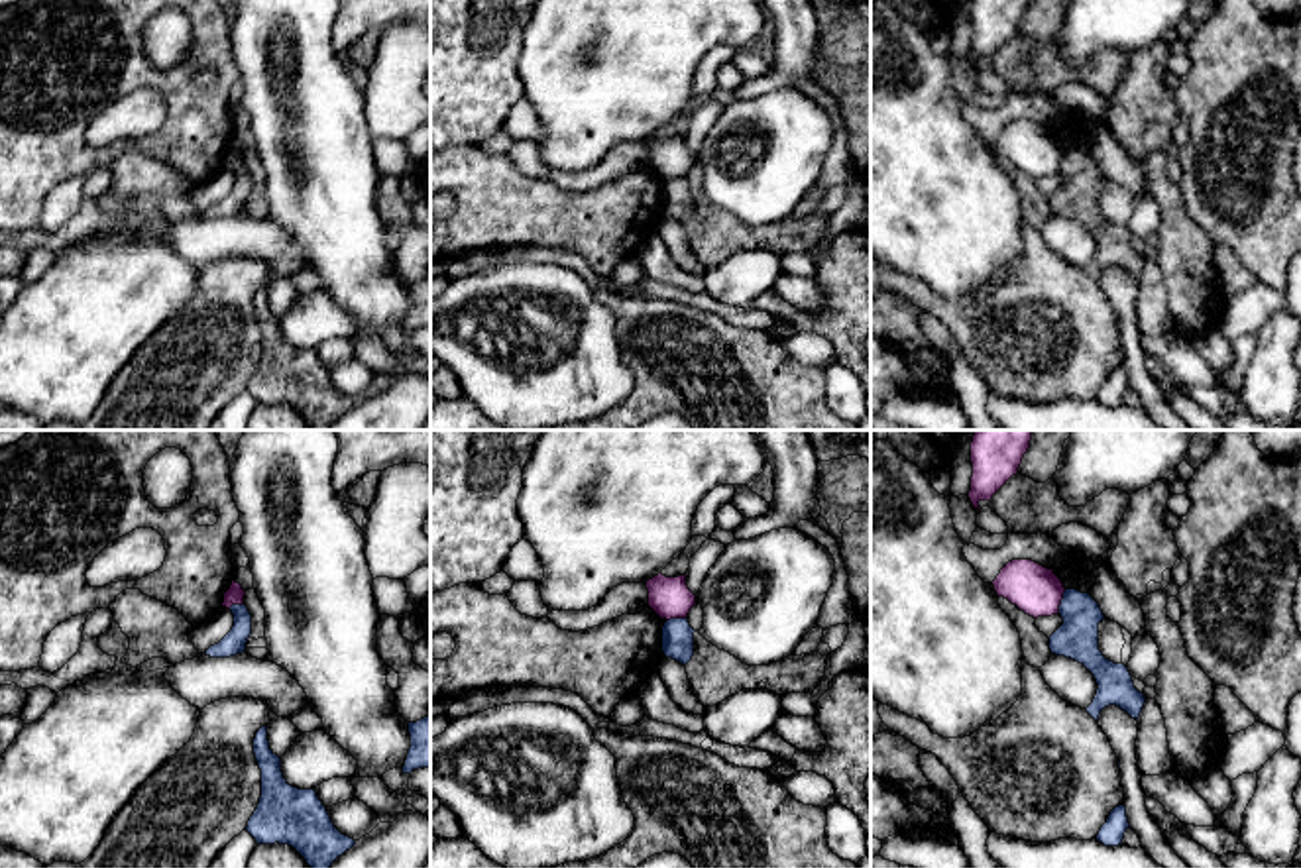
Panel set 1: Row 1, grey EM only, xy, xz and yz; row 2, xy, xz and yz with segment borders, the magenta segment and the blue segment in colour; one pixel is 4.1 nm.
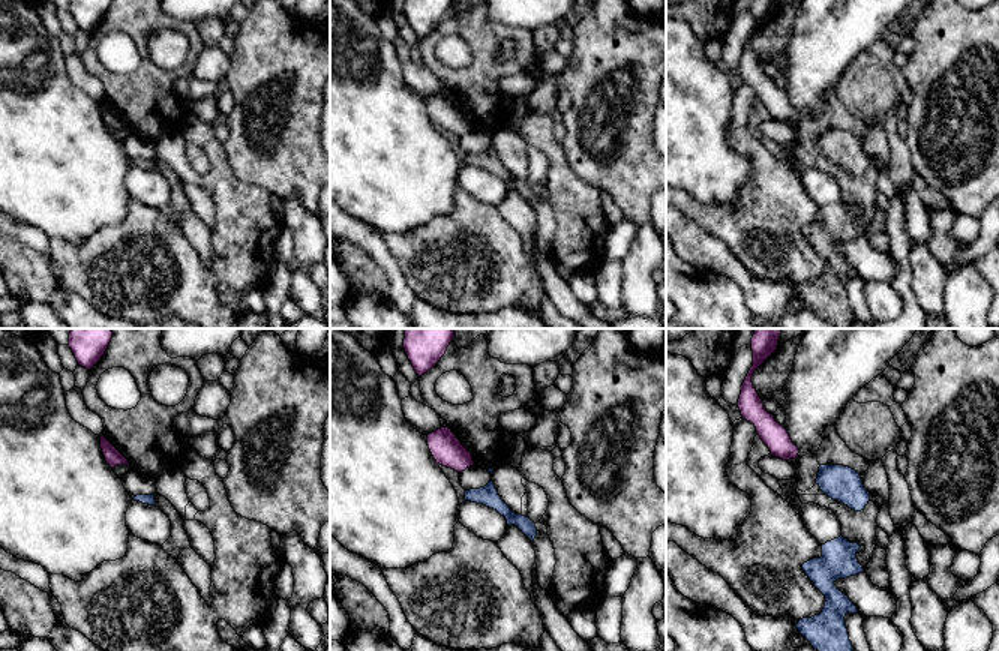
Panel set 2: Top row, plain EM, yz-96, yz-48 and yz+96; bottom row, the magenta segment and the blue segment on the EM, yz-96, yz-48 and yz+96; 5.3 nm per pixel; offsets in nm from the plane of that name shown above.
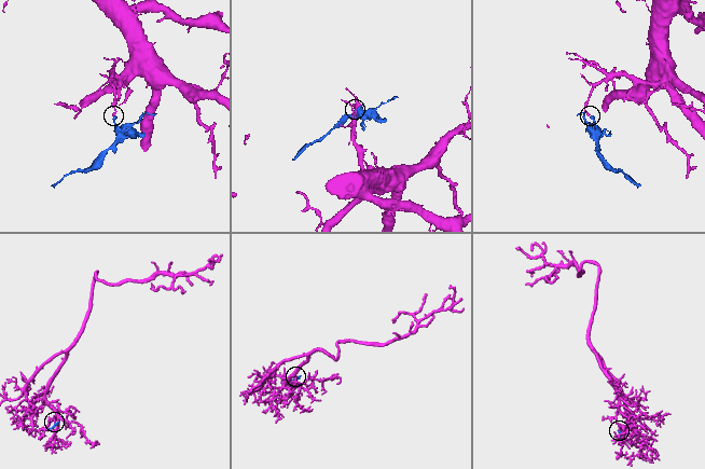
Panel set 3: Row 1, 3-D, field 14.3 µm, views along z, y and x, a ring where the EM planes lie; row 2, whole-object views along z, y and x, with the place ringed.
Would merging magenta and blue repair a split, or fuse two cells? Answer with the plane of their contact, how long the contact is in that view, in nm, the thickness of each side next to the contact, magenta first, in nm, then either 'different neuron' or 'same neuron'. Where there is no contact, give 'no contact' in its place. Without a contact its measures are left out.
contact in yz; length 100 nm; calibres 200 and 170 nm; different neuron

